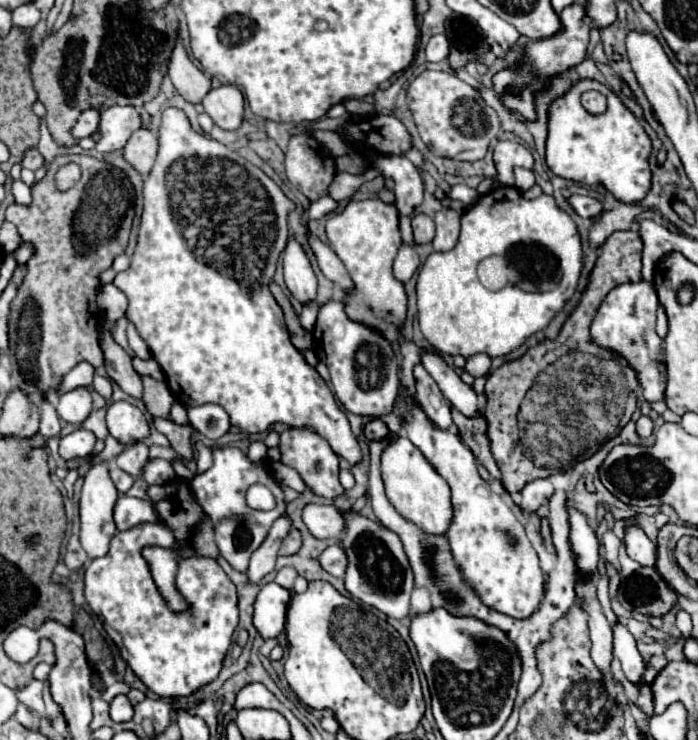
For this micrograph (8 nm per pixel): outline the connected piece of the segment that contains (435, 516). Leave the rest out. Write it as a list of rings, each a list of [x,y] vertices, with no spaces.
[[[399,436],[395,442],[383,450],[381,456],[381,470],[383,482],[387,490],[387,498],[393,508],[409,522],[425,530],[433,536],[445,536],[451,522],[453,522],[453,506],[451,506],[451,492],[447,482],[433,470],[433,466],[421,456],[421,452],[411,444],[407,436]]]

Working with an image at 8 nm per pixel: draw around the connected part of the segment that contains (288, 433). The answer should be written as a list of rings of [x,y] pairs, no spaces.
[[[289,428],[281,434],[281,462],[285,466],[291,466],[293,470],[299,472],[299,476],[303,478],[305,486],[323,498],[337,498],[341,496],[345,490],[339,484],[339,456],[329,448],[329,444],[317,436],[313,430],[309,428]]]

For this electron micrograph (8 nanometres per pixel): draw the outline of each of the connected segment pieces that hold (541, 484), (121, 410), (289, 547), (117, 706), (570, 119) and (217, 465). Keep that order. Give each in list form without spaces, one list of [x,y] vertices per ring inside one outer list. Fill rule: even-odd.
[[[535,480],[521,490],[521,506],[527,512],[537,512],[539,506],[549,502],[549,494],[553,494],[553,492],[555,490],[549,480]]]
[[[111,402],[107,410],[107,428],[121,444],[141,442],[151,434],[143,412],[129,402]]]
[[[293,528],[293,530],[285,536],[285,542],[281,544],[279,554],[281,554],[281,556],[289,556],[289,554],[295,554],[299,548],[301,548],[301,534],[299,534],[297,528]]]
[[[123,694],[115,696],[115,700],[111,702],[111,718],[115,722],[127,722],[133,718],[133,706],[127,696],[123,696]]]
[[[581,78],[575,80],[571,84],[571,88],[555,98],[549,106],[549,132],[547,132],[547,166],[551,168],[553,174],[565,178],[565,180],[573,180],[573,182],[581,182],[581,184],[589,184],[589,186],[605,186],[615,200],[623,202],[623,204],[635,204],[641,202],[645,198],[645,194],[651,190],[651,168],[649,168],[649,156],[651,156],[651,138],[647,136],[645,128],[639,124],[639,120],[631,114],[631,110],[621,102],[621,98],[607,88],[605,84],[597,82],[597,80],[589,80],[589,78]],[[585,90],[599,90],[601,94],[607,96],[607,110],[603,114],[591,114],[581,106],[581,94]]]
[[[223,446],[219,450],[213,450],[213,466],[201,474],[197,474],[191,480],[191,492],[203,512],[213,520],[215,526],[215,540],[221,550],[221,556],[239,572],[247,572],[249,558],[251,554],[261,546],[261,542],[267,538],[269,528],[281,514],[285,514],[285,498],[279,488],[279,482],[273,480],[275,476],[271,474],[269,466],[265,462],[253,466],[249,458],[235,446]],[[253,484],[263,484],[267,486],[277,504],[273,510],[263,512],[263,510],[253,510],[245,504],[245,492]]]

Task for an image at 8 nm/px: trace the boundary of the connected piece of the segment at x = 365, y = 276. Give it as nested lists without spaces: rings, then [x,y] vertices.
[[[379,200],[351,202],[339,214],[329,218],[327,238],[329,246],[341,258],[355,282],[355,292],[351,292],[345,302],[349,318],[363,322],[375,330],[381,330],[383,336],[391,340],[393,348],[397,348],[397,336],[401,334],[401,324],[405,320],[407,310],[403,282],[395,280],[391,272],[393,260],[401,246],[397,208]]]

